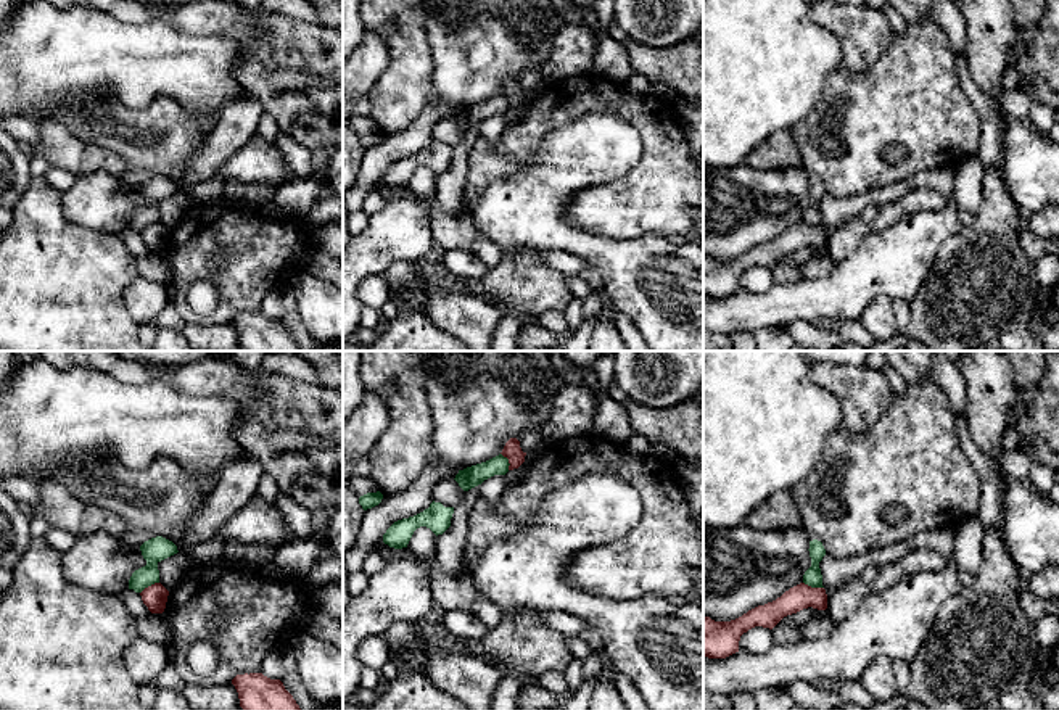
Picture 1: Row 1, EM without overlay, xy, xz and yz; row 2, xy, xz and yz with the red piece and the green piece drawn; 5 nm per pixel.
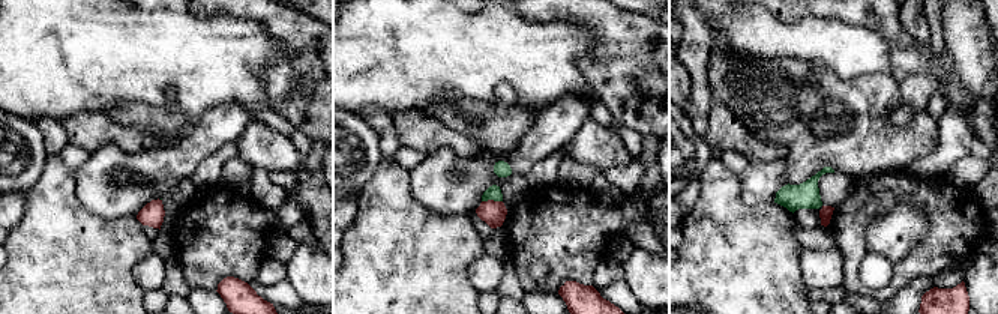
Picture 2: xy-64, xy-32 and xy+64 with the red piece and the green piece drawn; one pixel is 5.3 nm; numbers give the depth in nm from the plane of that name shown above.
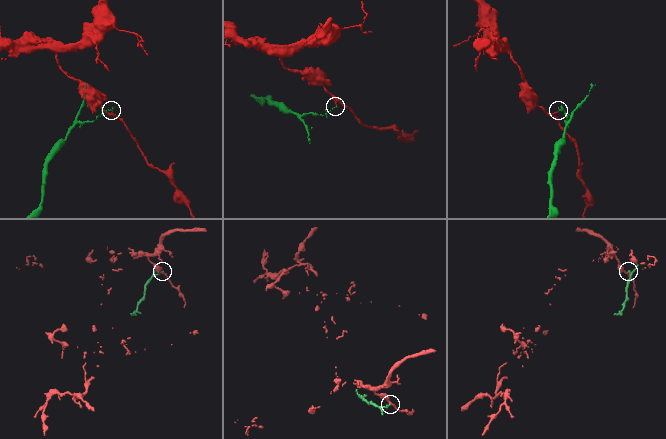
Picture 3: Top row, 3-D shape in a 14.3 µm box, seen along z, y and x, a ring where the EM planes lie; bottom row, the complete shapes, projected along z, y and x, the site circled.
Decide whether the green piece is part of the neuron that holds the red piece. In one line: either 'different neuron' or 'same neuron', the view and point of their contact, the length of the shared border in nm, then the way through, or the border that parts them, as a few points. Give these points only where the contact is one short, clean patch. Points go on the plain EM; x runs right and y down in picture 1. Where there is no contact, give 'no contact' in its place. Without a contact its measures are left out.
different neuron | yz (813, 227) | 110 nm | along yz (803, 221), (823, 227)

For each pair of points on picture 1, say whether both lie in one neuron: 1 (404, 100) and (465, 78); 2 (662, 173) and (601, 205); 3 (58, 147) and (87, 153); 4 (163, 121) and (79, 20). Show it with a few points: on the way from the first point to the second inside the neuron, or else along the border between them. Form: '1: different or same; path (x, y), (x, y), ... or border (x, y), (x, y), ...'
1: different; border (430, 52), (433, 90), (446, 105), (457, 110)
2: same; path (647, 187), (634, 200), (615, 205)
3: same; path (65, 150), (81, 153)
4: different; border (113, 95), (134, 110), (168, 95), (187, 113)

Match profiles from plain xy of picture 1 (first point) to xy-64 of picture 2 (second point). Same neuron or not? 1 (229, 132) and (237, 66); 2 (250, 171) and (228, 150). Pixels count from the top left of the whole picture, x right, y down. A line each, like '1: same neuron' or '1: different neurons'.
1: different neurons
2: different neurons

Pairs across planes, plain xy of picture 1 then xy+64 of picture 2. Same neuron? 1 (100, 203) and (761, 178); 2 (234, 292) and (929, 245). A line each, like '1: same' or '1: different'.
1: same
2: same

